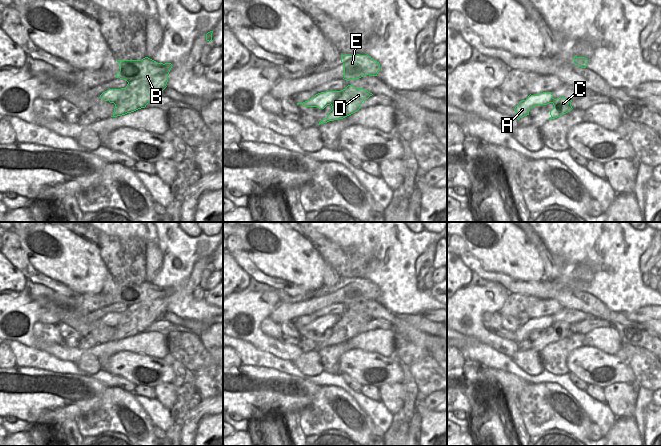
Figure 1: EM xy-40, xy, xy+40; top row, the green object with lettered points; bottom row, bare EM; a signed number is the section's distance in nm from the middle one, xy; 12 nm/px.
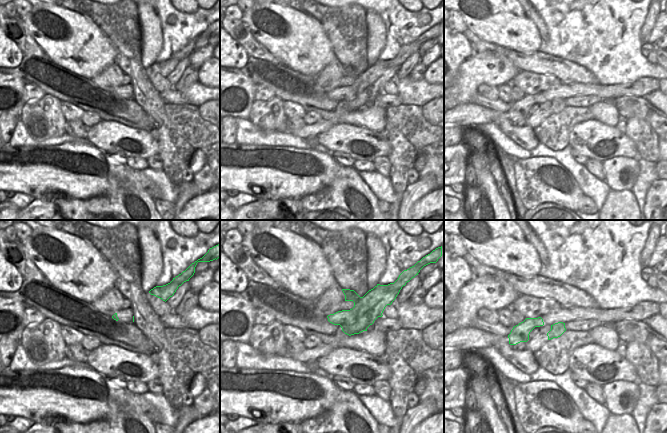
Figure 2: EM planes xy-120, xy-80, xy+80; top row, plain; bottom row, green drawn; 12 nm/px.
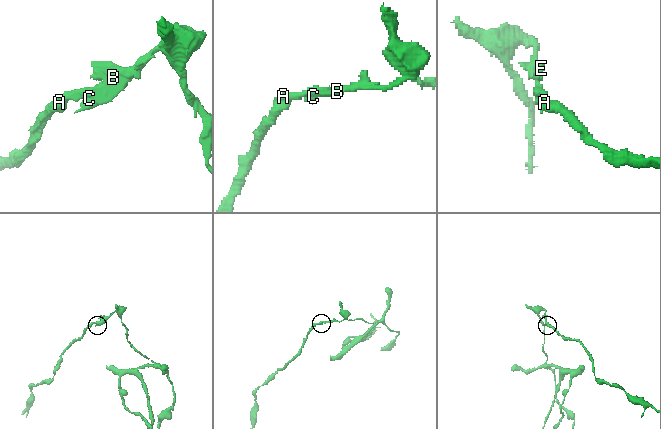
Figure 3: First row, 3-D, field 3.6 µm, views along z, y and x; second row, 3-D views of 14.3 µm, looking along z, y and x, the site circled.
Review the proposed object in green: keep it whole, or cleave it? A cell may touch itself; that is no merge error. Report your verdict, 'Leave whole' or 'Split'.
Split.

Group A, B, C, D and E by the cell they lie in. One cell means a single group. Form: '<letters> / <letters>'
A / B C D E

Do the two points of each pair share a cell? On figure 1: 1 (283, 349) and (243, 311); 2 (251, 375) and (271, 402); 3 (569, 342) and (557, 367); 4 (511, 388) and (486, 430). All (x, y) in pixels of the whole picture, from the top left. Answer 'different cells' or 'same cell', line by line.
1: same cell
2: same cell
3: same cell
4: different cells

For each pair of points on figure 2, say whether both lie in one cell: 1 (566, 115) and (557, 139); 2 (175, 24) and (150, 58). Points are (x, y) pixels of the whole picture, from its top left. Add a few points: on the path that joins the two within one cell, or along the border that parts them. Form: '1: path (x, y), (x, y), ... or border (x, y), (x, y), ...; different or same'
1: path (564, 121), (557, 128), (557, 133); same
2: border (160, 18), (162, 49), (156, 61); different

